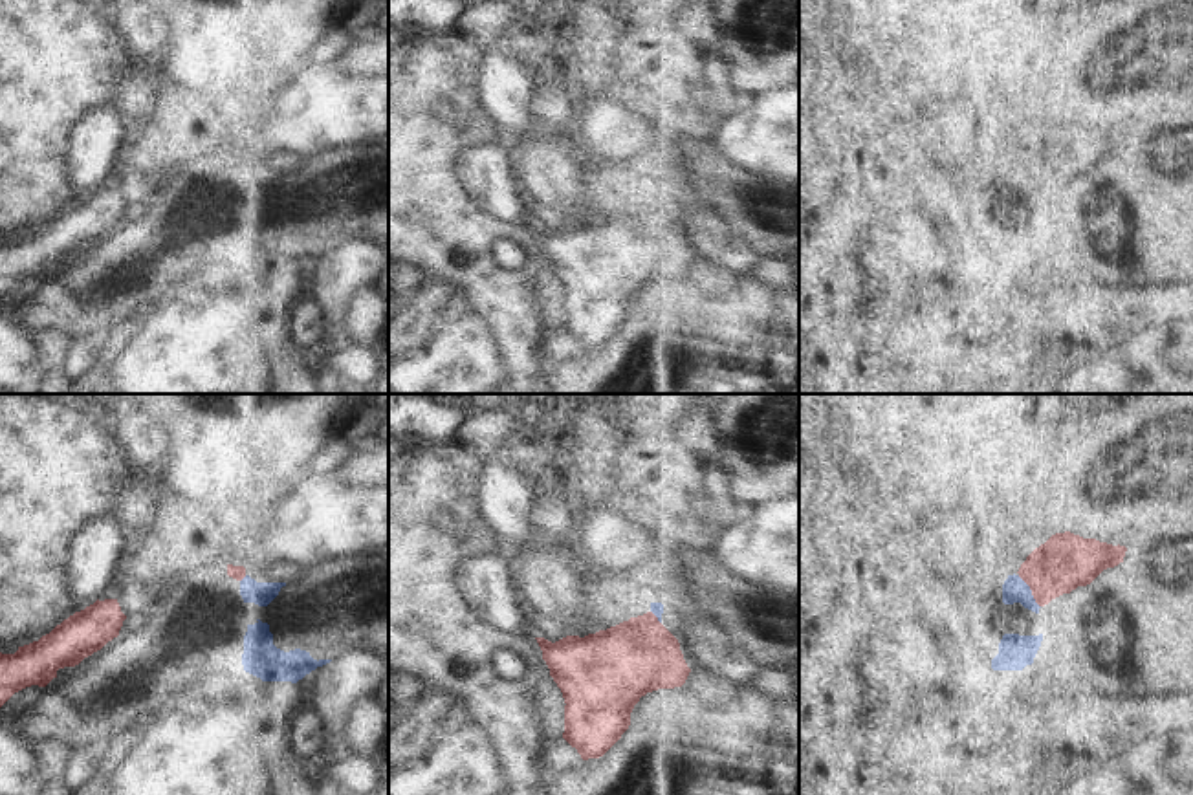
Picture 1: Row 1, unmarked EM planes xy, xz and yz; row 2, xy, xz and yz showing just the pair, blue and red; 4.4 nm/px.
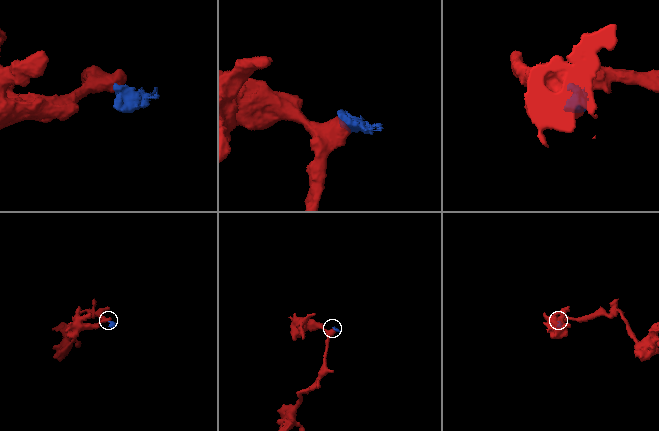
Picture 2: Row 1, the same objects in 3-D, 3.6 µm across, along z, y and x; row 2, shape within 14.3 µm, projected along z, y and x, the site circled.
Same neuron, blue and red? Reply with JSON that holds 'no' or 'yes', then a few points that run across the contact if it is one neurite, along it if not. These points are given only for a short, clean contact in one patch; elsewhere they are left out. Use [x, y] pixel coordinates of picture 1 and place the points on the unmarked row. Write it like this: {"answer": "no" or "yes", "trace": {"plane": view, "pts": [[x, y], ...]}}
{"answer": "no", "trace": {"plane": "yz", "pts": [[1017, 165], [1039, 196]]}}

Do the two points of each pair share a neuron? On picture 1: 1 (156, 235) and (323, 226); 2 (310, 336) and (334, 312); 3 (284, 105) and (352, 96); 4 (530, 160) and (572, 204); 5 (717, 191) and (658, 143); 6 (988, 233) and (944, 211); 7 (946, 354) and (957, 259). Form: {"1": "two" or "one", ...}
{"1": "one", "2": "two", "3": "one", "4": "one", "5": "two", "6": "two", "7": "two"}

